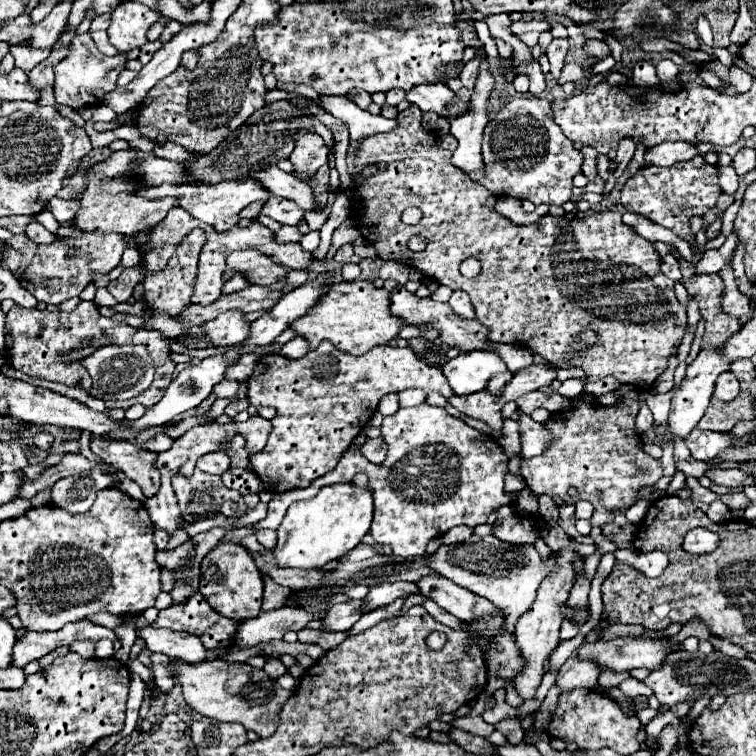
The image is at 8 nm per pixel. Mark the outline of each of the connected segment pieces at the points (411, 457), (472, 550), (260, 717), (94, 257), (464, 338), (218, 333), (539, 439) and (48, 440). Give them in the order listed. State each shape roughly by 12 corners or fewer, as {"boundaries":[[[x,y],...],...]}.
{"boundaries":[[[426,401],[384,417],[390,465],[366,473],[372,537],[422,557],[500,505],[494,439]],[[494,535],[440,545],[430,565],[506,605],[506,629],[530,611],[544,563]],[[170,661],[186,703],[260,737],[290,691],[248,663]],[[126,237],[38,245],[20,285],[38,301],[78,297],[120,263]],[[402,285],[390,311],[404,325],[436,329],[448,347],[494,351],[478,319],[448,303],[422,299]],[[242,311],[204,323],[210,347],[242,343],[250,325]],[[518,413],[522,457],[546,451],[550,431]],[[36,433],[34,445],[48,451],[54,443],[52,433]]]}

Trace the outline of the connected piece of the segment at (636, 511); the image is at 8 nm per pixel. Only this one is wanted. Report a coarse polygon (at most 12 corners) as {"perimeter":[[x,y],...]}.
{"perimeter":[[639,499],[625,513],[632,523],[643,521],[651,503]]}

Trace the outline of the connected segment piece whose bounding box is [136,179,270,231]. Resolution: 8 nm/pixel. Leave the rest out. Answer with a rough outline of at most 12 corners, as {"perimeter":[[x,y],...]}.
{"perimeter":[[256,181],[140,187],[174,197],[192,217],[228,231],[236,215],[270,193]]}

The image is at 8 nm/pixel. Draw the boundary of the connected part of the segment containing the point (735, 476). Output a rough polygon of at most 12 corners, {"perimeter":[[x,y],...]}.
{"perimeter":[[708,469],[704,475],[712,483],[738,487],[754,483],[740,469]]}

